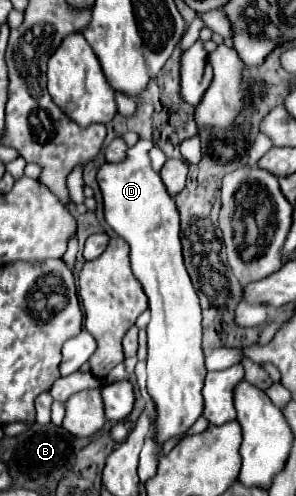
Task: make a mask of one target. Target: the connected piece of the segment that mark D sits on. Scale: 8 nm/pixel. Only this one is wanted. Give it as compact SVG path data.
M139 139L133 147L127 149L127 157L119 163L103 163L97 171L97 183L103 195L103 213L107 225L127 241L131 269L135 277L141 281L145 295L149 297L149 311L151 321L147 325L149 337L149 355L147 355L147 389L157 403L159 417L157 417L157 439L165 443L173 435L185 433L199 417L203 409L203 379L207 375L203 363L203 349L201 349L201 307L199 297L193 289L189 273L183 263L181 255L181 241L179 241L179 213L175 207L173 197L167 193L161 177L157 171L151 169L149 151L153 149L153 141Z

